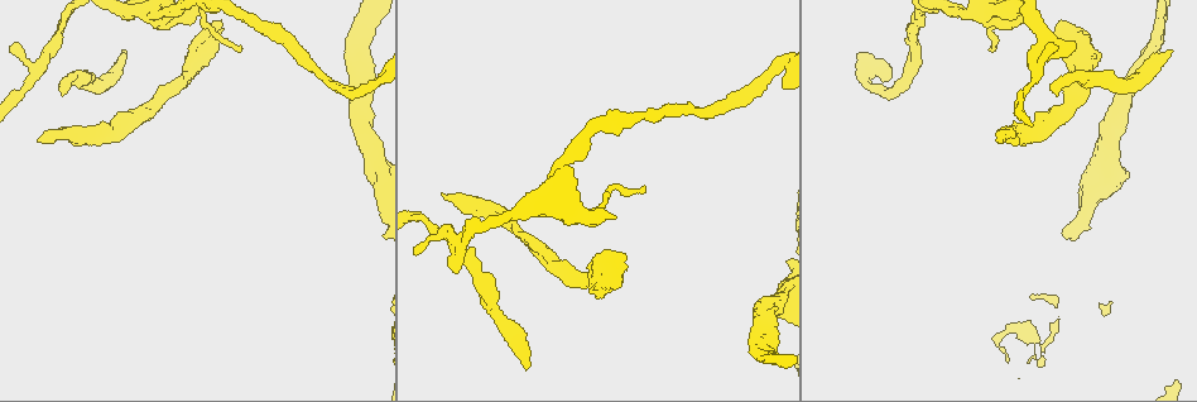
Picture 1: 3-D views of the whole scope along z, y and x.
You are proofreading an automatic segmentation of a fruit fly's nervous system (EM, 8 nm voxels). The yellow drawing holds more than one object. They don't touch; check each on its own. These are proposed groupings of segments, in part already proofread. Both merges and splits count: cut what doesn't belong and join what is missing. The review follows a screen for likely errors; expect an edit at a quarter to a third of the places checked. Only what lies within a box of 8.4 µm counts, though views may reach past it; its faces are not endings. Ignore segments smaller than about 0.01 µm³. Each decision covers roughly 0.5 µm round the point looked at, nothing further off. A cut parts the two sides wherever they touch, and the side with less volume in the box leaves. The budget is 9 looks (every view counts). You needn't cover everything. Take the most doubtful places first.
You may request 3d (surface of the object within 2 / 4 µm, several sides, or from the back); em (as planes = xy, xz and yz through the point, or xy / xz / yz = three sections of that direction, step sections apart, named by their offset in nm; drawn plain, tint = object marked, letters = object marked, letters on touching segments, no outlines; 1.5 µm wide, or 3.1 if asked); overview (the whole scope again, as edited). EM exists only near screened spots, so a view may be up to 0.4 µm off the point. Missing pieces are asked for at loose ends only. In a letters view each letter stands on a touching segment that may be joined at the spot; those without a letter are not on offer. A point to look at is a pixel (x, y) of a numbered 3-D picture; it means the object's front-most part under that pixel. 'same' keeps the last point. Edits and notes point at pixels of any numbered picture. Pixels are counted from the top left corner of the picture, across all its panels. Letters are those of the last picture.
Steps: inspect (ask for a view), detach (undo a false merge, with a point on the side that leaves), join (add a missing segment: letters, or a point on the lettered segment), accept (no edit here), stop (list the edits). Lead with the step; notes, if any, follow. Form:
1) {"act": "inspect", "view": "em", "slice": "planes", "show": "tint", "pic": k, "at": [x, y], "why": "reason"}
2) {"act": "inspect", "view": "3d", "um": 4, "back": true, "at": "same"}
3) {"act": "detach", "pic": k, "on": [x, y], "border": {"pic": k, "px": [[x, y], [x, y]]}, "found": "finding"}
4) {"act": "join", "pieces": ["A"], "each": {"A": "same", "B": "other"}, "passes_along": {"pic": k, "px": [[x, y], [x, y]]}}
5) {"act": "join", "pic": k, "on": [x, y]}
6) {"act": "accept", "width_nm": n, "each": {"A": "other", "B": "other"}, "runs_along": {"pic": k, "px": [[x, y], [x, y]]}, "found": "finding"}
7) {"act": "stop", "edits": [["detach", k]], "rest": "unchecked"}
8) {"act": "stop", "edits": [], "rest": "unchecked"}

{"act": "inspect", "view": "em", "slice": "planes", "show": "letters", "pic": 1, "at": [124, 49], "why": "branch stops here"}

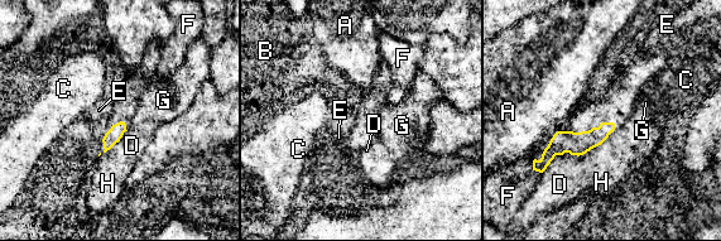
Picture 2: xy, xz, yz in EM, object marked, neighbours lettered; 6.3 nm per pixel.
{"act": "accept", "each": {"A": "other", "B": "other", "C": "other", "D": "other", "E": "other", "F": "other", "G": "other", "H": "other"}, "runs_along": {"pic": 2, "px": [[611, 126], [561, 143], [542, 163]]}, "found": "no lettered segment goes on from it"}

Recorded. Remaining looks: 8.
{"act": "inspect", "view": "em", "um": 3.1, "slice": "planes", "show": "letters", "pic": 1, "at": [998, 139], "why": "end of a long branch"}

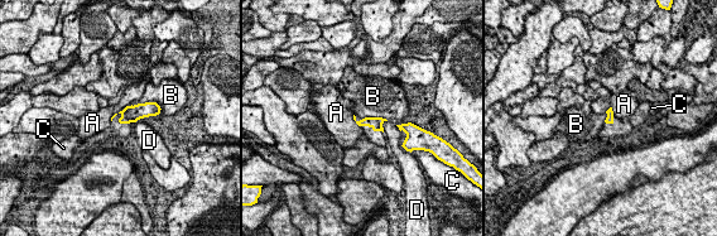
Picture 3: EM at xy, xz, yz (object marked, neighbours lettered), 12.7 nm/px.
{"act": "accept", "each": {"A": "other", "B": "other", "C": "other", "D": "other"}, "border": {"pic": 3, "px": [[129, 105], [155, 102], [162, 109]]}, "found": "none of them fits"}

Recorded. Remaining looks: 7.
{"act": "inspect", "view": "em", "slice": "yz", "step": 4, "show": "letters", "pic": 1, "at": [1062, 24], "why": "free end"}

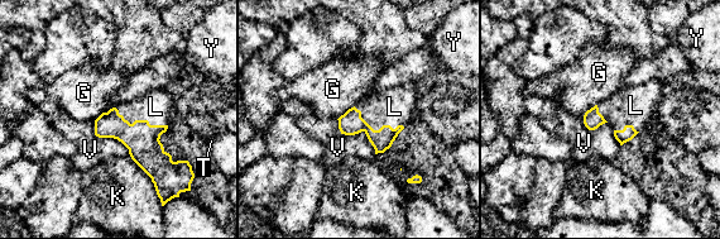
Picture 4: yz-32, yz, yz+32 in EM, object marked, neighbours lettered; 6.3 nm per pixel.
{"act": "inspect", "view": "em", "slice": "planes", "show": "letters", "at": "same"}

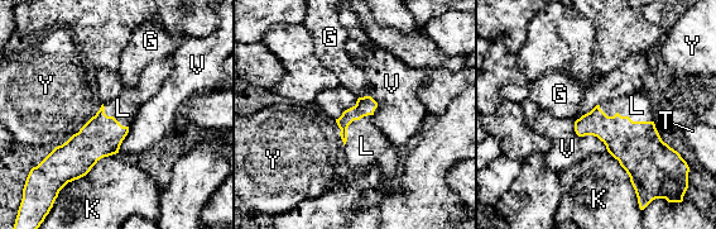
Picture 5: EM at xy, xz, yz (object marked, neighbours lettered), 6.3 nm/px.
{"act": "join", "pieces": ["L"], "each": {"G": "other", "K": "other", "L": "same", "T": "other", "V": "other", "Y": "other"}, "passes_along": {"pic": 5, "px": [[638, 147], [625, 117], [637, 105]]}, "found": "it goes on there"}

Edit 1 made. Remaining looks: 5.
{"act": "inspect", "view": "em", "slice": "planes", "show": "letters", "pic": 1, "at": [1045, 34], "why": "arms part here"}

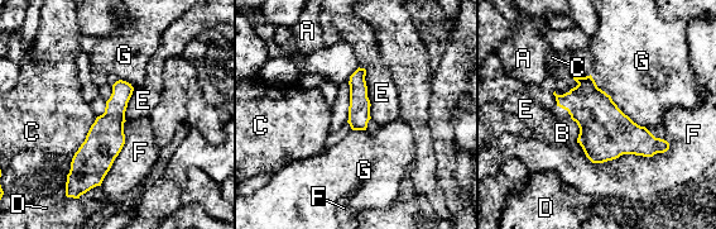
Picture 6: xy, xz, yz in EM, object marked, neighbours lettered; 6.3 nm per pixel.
{"act": "accept", "longest_contact_nm": ["F", 600], "each": {"A": "other", "B": "other", "C": "other", "D": "other", "E": "other", "F": "other", "G": "other"}, "found": "all the same cell"}

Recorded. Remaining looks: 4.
{"act": "stop", "edits": [["join", 5]], "rest": "unchecked"}

